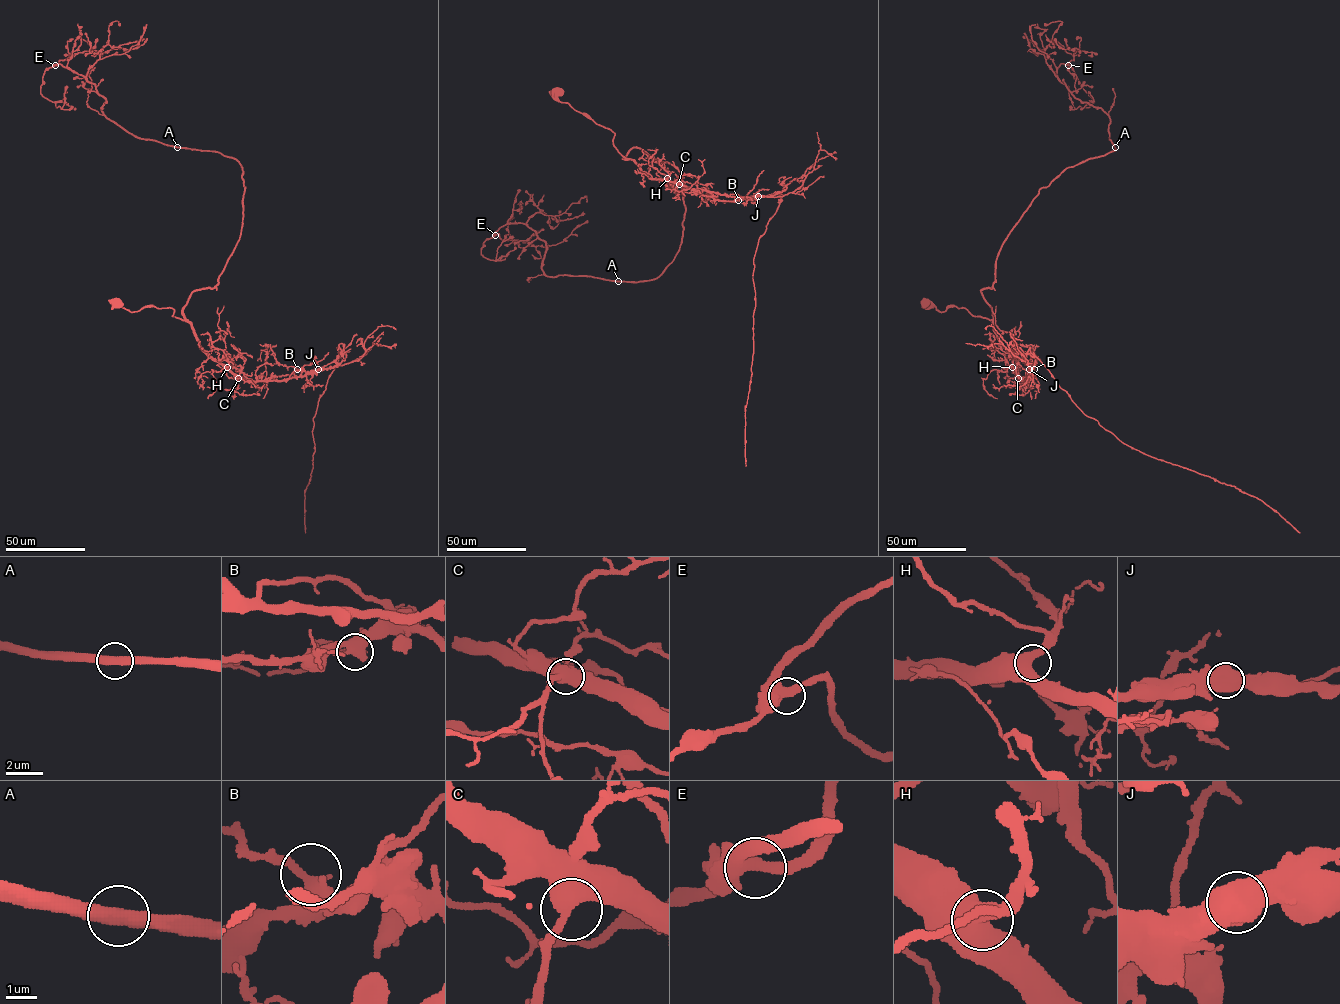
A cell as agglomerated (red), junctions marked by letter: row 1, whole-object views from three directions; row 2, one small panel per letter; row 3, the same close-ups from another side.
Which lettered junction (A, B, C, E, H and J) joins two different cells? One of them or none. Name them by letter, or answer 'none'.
J

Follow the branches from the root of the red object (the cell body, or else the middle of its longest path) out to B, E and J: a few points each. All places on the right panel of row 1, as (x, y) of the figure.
B: (924, 304), (940, 312), (965, 307), (991, 320), (1018, 377), (1028, 381), (1034, 369)
E: (924, 304), (992, 319), (981, 290), (1038, 191), (1115, 149), (1109, 117), (1058, 79), (1068, 65)
J: (924, 304), (940, 312), (965, 307), (991, 320), (1023, 382), (1030, 378), (1029, 369)

